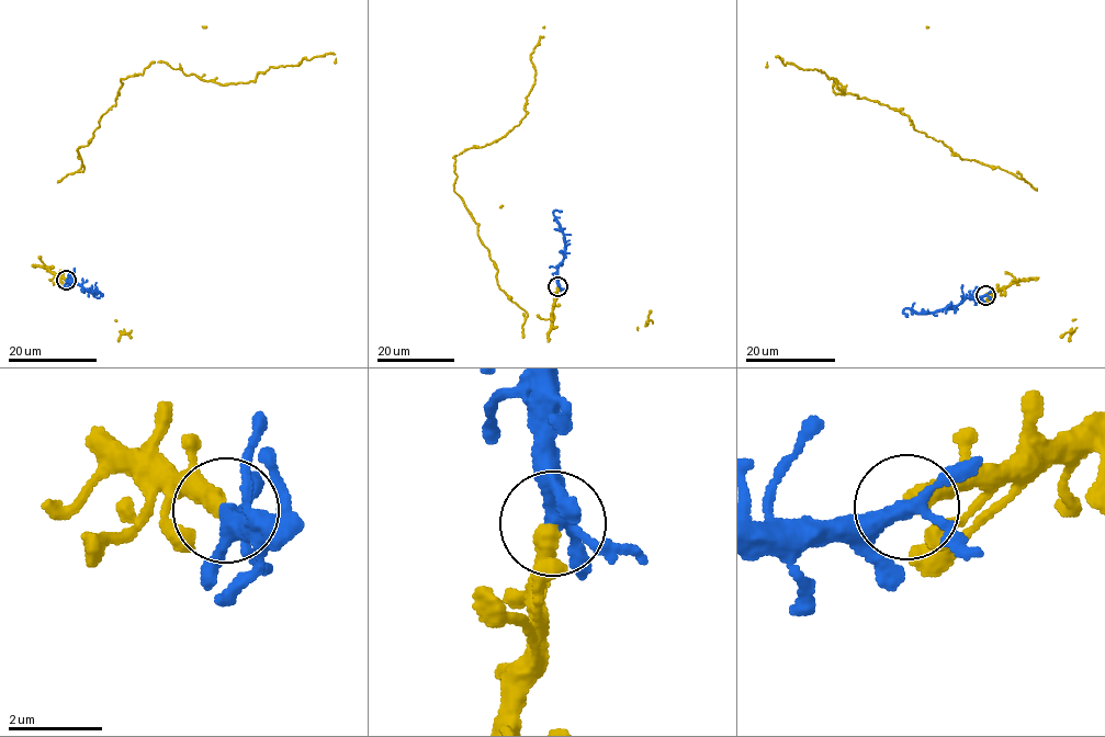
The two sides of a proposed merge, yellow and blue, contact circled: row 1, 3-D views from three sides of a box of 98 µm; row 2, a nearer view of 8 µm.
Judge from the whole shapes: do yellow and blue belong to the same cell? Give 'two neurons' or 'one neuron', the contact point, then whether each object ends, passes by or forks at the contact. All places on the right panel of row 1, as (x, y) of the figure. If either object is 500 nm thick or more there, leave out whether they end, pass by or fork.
one neuron; place (985, 295); yellow ends; blue forks

